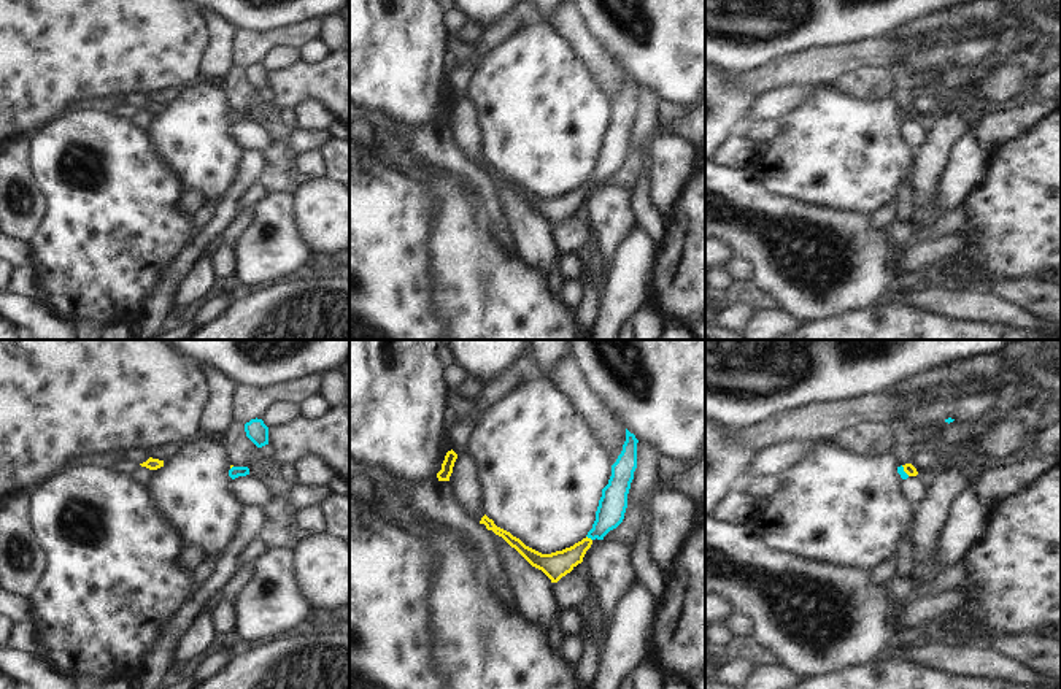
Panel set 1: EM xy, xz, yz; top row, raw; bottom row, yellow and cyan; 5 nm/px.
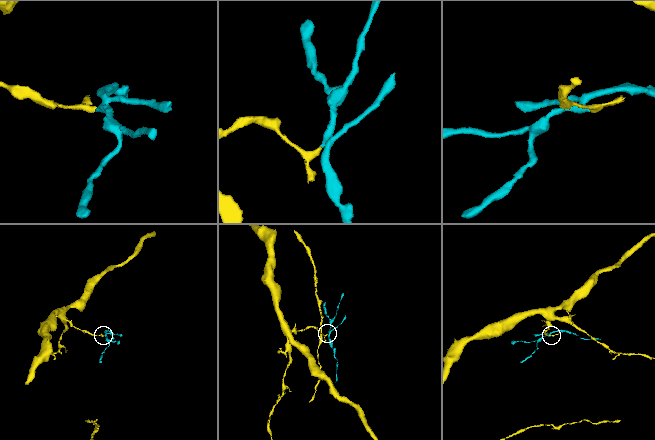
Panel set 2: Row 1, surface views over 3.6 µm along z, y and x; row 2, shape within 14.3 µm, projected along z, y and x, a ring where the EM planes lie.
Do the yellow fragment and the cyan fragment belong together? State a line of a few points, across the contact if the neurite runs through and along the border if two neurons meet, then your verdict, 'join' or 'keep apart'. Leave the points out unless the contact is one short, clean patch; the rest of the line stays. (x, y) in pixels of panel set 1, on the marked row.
line xz (555, 565), (571, 558), (590, 538), (609, 516), (613, 502); join

